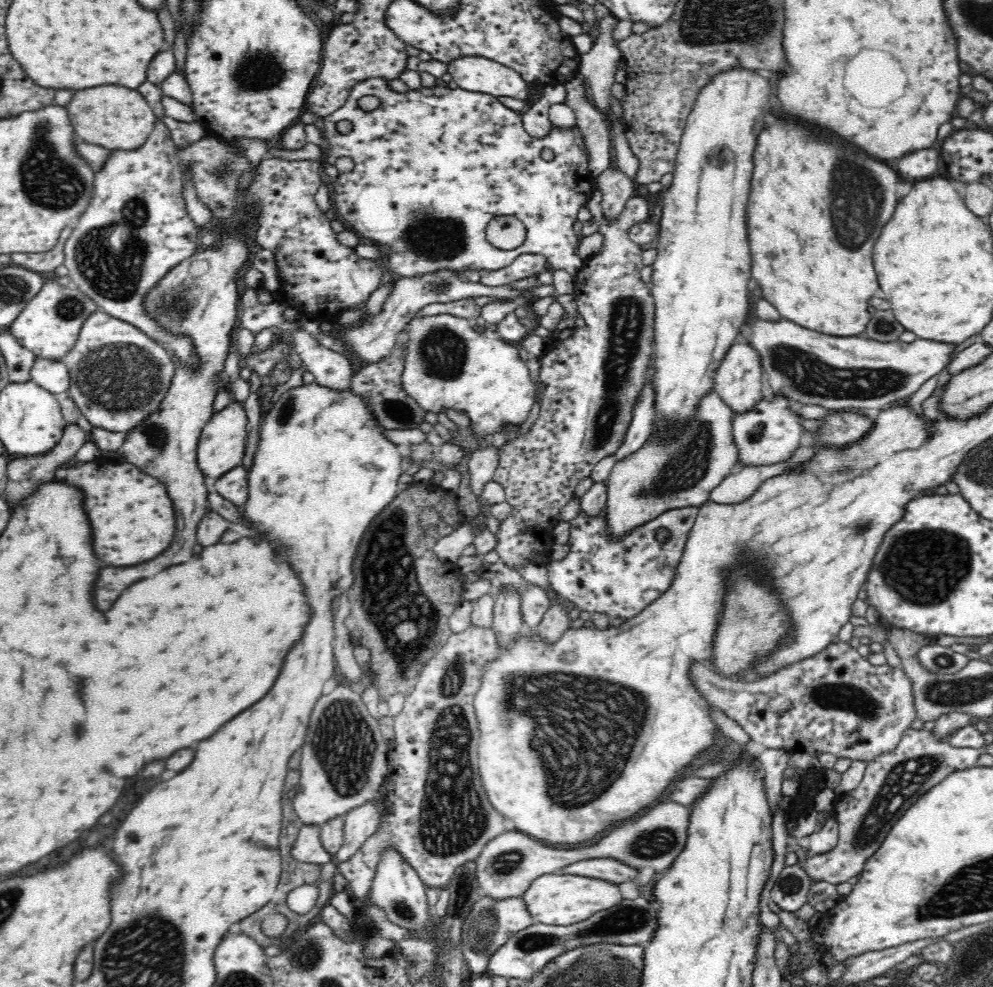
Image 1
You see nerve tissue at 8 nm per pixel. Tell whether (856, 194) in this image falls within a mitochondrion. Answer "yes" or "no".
yes

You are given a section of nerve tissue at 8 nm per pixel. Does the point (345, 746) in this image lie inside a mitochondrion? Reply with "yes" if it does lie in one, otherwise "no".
yes

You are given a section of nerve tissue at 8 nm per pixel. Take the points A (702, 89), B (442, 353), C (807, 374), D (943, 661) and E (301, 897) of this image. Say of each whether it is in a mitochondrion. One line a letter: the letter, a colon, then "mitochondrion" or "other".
A: other
B: mitochondrion
C: mitochondrion
D: mitochondrion
E: other

